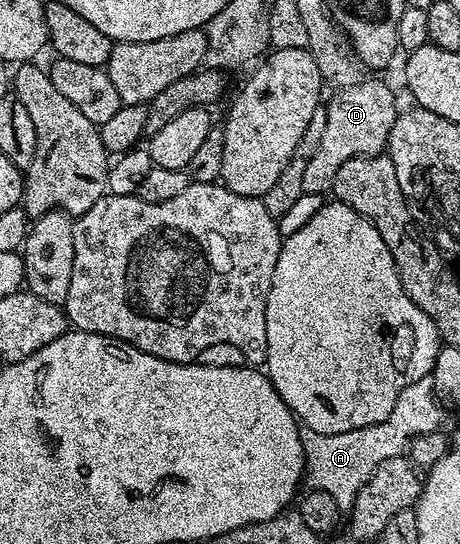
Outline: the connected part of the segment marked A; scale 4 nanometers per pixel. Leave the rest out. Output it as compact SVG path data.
M429 375L404 386L392 406L390 415L382 421L360 429L351 429L349 432L317 432L303 427L298 438L302 444L305 475L314 479L313 487L332 494L338 505L349 505L355 492L366 483L367 476L378 465L394 456L403 455L414 436L433 432L439 427L438 404L434 398L436 399L434 377Z

